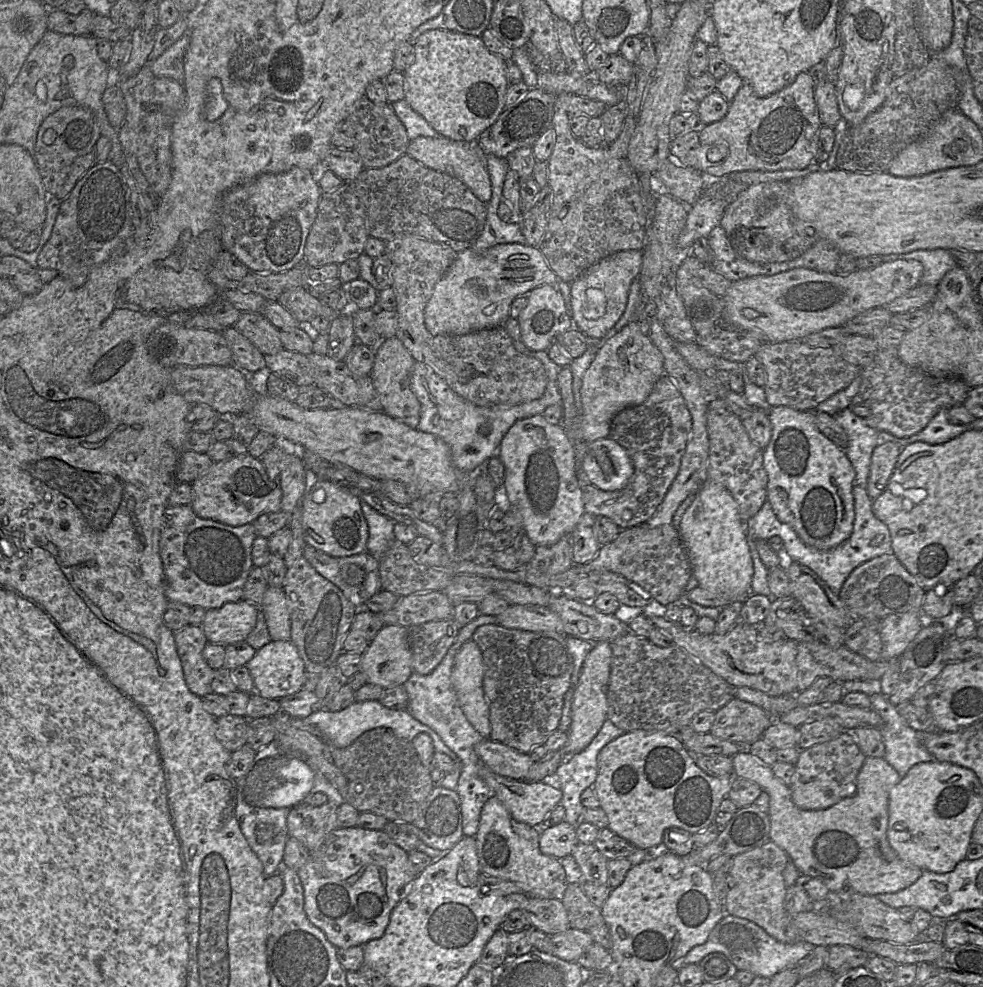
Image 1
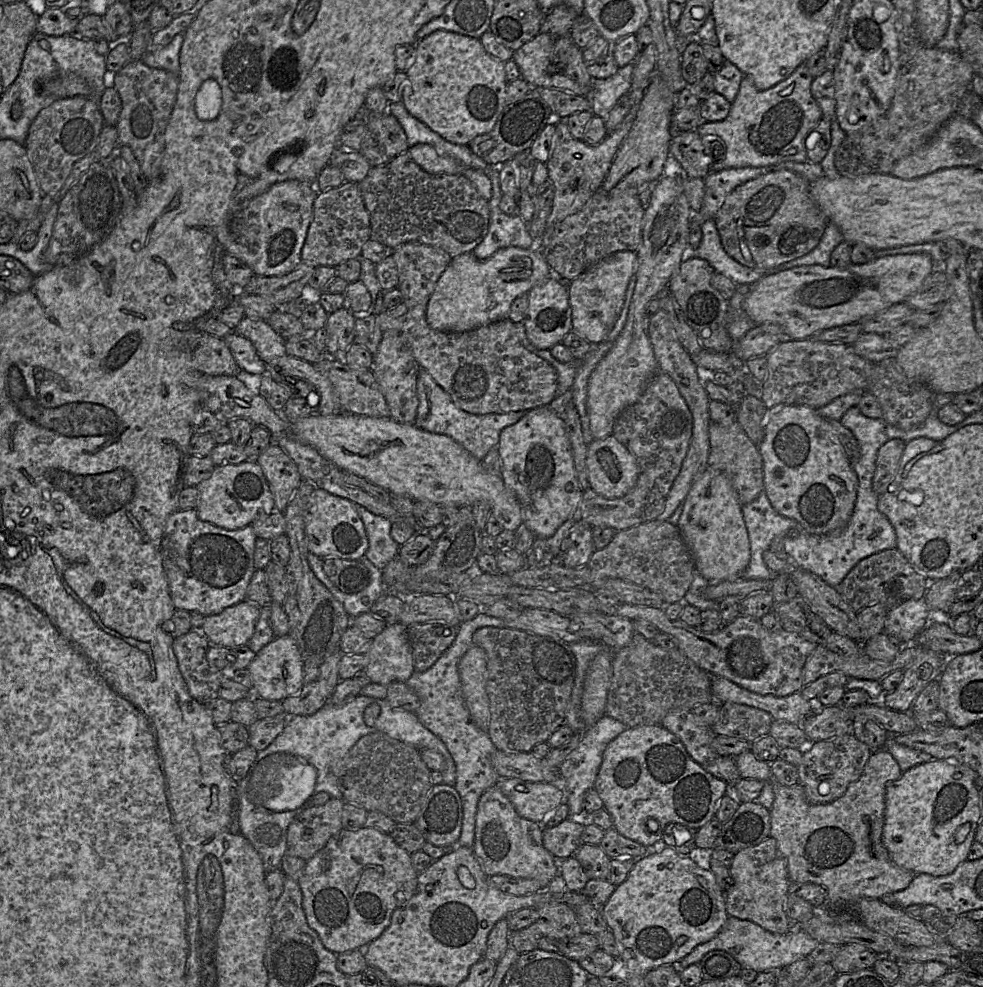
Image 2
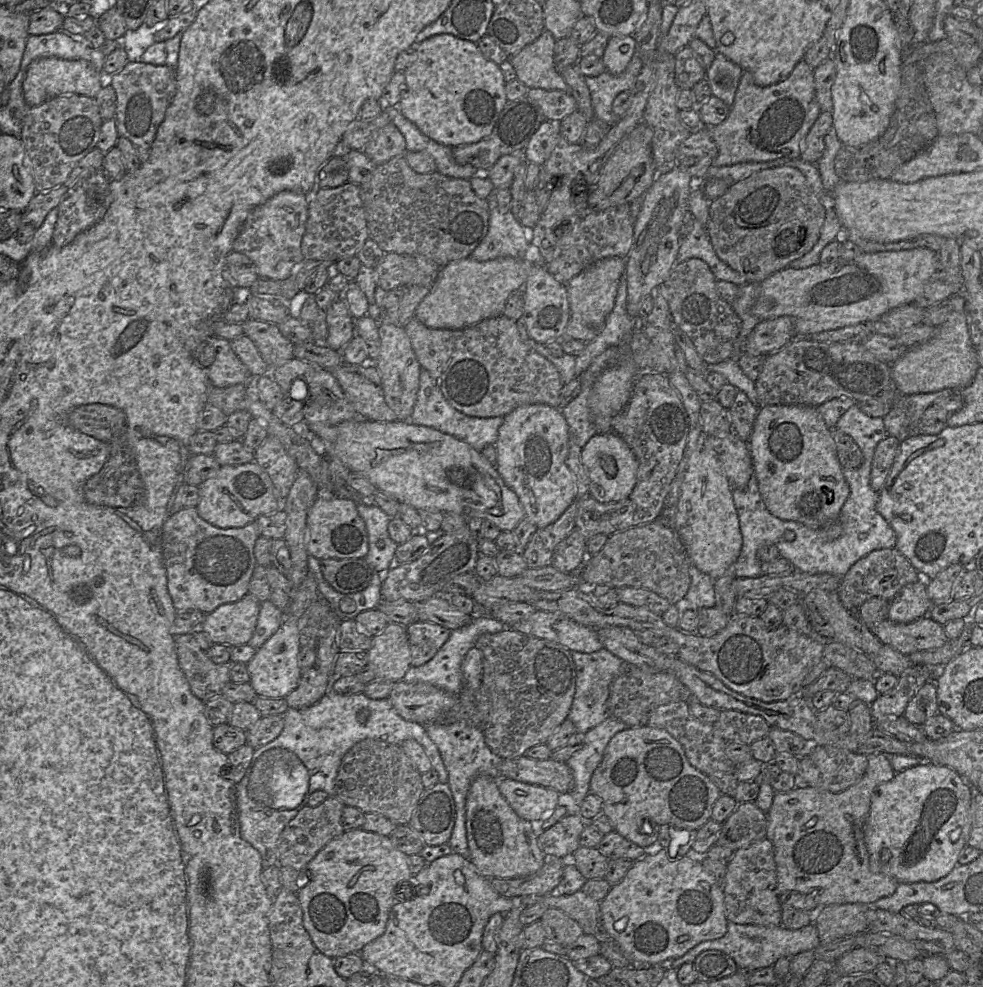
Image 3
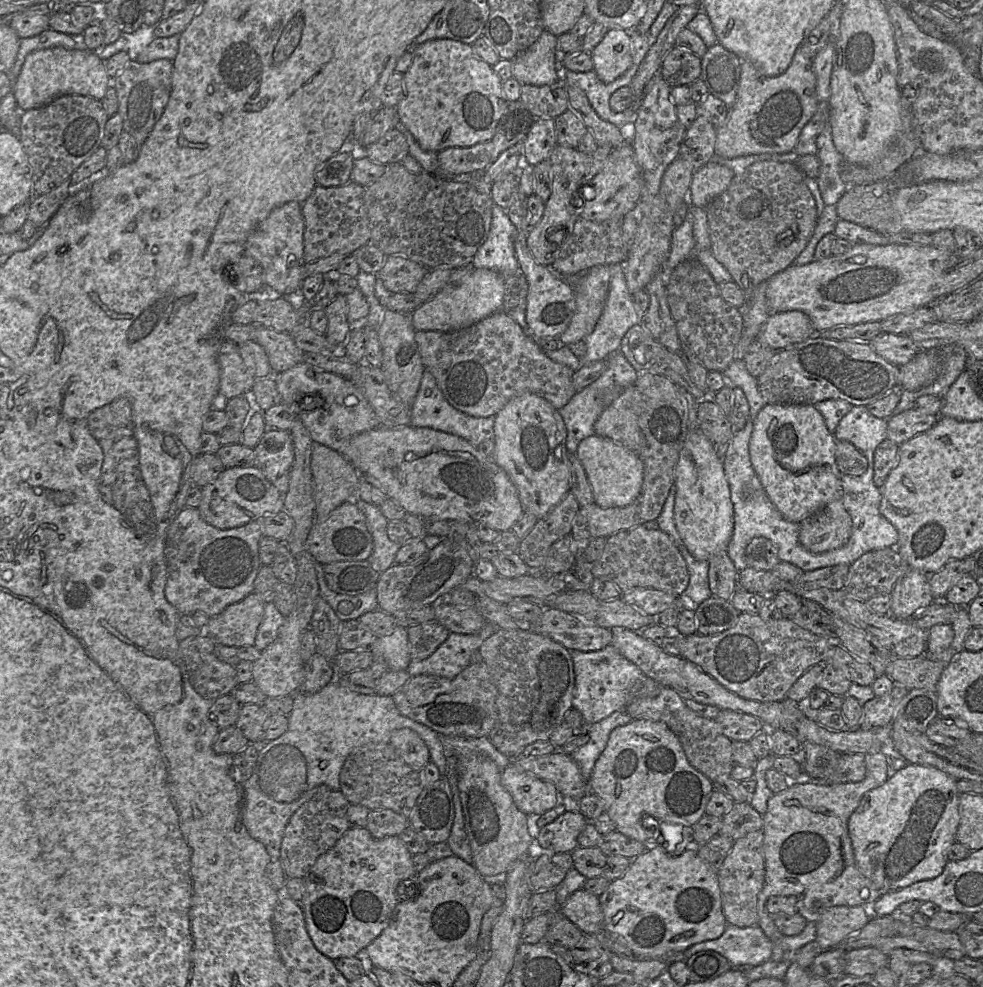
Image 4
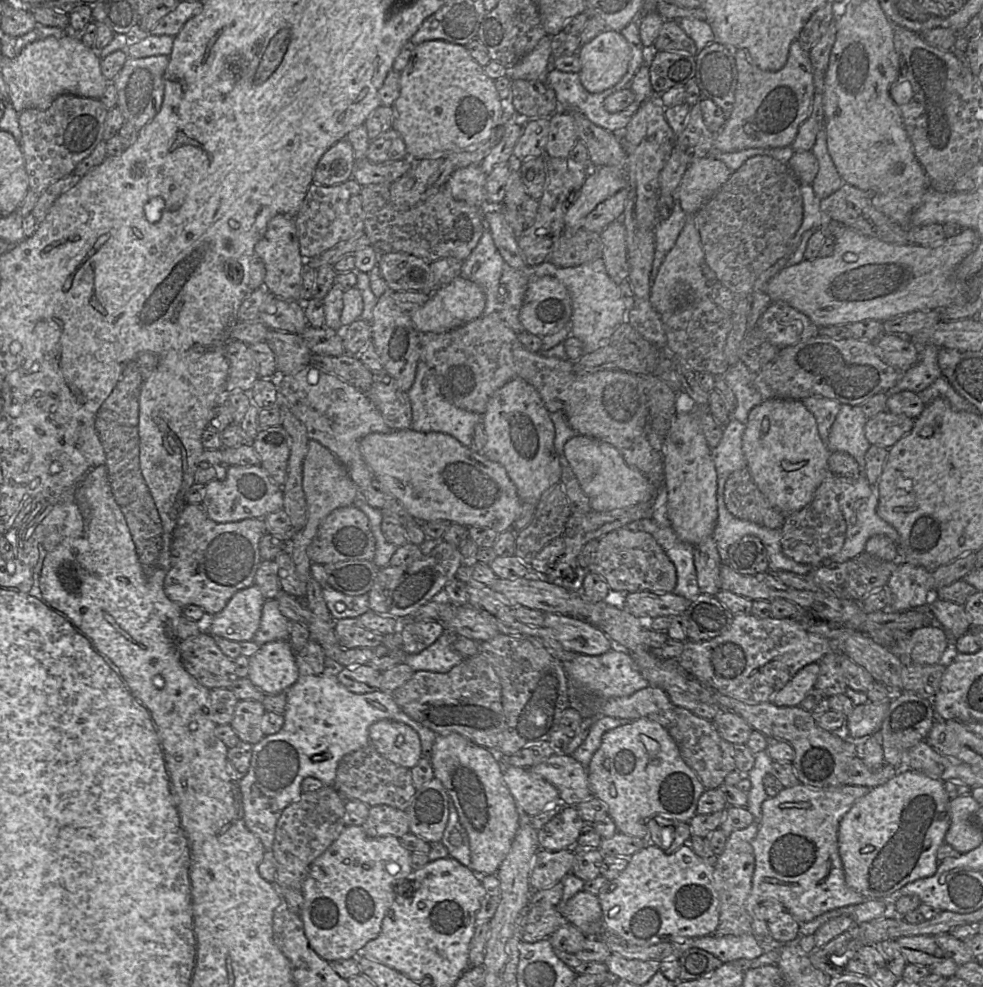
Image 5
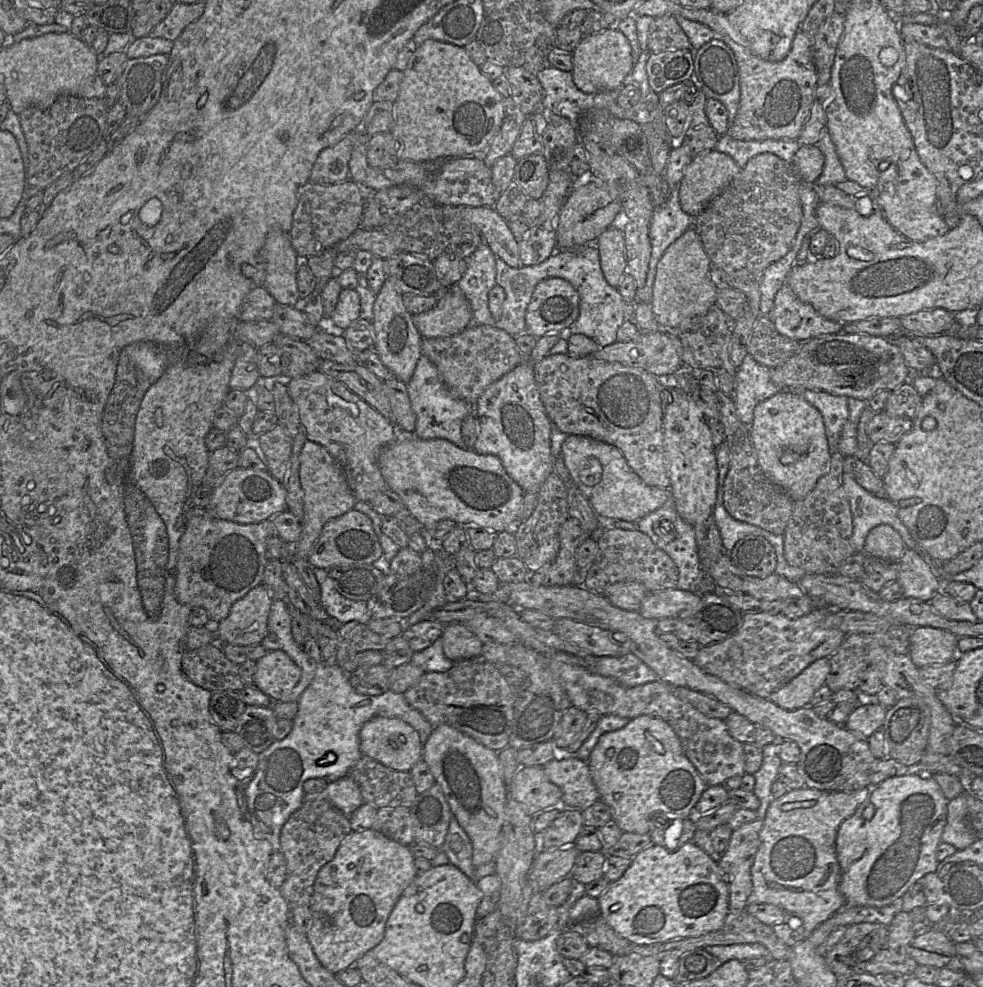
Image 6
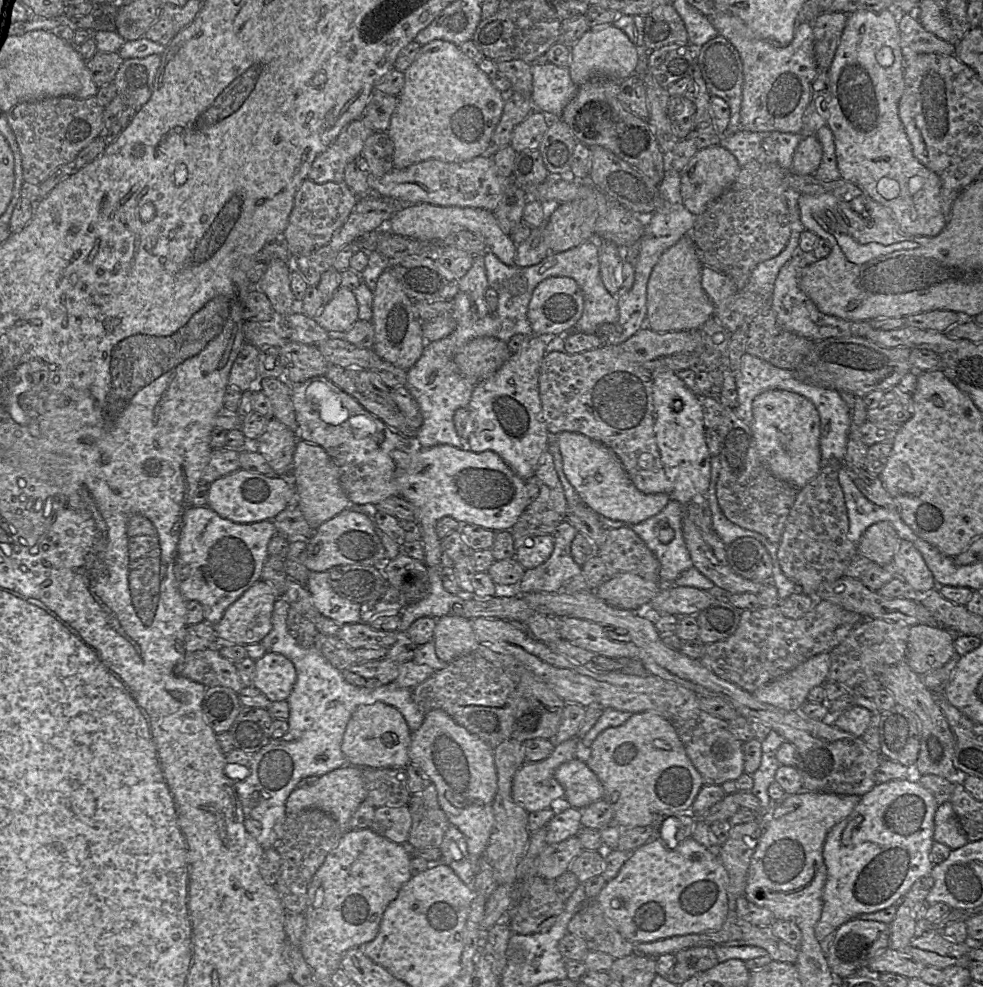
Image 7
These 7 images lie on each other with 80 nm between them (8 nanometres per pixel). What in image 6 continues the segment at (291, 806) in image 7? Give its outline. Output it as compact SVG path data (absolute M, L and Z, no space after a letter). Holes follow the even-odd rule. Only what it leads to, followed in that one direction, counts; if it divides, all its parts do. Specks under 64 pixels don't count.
M349 774L328 782L320 792L305 793L303 799L304 801L328 800L346 816L350 816L364 803L358 785Z

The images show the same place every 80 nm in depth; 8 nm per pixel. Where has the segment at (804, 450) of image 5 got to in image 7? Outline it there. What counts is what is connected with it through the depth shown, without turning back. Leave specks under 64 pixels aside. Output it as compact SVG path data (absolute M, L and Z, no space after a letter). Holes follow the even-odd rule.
M770 390L753 400L752 417L750 430L757 454L775 477L799 490L820 473L820 418L812 402L796 393Z

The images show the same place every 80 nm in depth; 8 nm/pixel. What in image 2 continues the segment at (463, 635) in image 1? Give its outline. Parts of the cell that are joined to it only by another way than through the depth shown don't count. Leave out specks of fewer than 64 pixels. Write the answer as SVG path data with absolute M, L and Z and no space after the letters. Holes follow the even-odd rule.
M479 612L473 619L461 622L458 632L451 646L426 671L414 671L406 685L415 692L420 700L420 706L415 711L420 723L437 736L446 746L456 766L456 780L454 787L462 802L462 830L459 845L473 848L475 837L476 813L480 797L493 786L497 786L501 777L492 765L492 758L496 747L491 742L486 731L481 730L471 720L461 690L461 680L458 665L467 652L474 645L473 634L481 627L492 626L505 628L505 621Z

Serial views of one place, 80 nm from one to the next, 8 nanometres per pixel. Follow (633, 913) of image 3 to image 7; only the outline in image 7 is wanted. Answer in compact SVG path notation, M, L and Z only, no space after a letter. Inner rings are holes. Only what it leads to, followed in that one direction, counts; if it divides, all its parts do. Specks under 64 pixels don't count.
M691 837L682 840L673 849L655 838L630 854L618 875L605 884L596 901L614 928L634 944L678 935L715 932L721 929L729 914L728 877L720 858Z

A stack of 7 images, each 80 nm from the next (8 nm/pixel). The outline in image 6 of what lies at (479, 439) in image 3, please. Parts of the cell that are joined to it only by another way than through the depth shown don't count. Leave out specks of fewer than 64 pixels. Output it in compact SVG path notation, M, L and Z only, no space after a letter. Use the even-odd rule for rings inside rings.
M421 354L419 357L406 388L411 408L416 416L414 435L417 438L423 440L441 438L452 442L462 450L472 450L462 438L461 425L467 416L474 415L474 405L463 399L453 397L447 391L437 368L426 356Z

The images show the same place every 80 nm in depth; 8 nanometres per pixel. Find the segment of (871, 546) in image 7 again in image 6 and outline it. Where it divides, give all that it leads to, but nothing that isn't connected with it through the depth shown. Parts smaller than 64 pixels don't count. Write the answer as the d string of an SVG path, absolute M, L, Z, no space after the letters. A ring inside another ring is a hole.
M878 525L865 539L863 552L874 559L894 564L902 557L907 546L900 534L890 525Z

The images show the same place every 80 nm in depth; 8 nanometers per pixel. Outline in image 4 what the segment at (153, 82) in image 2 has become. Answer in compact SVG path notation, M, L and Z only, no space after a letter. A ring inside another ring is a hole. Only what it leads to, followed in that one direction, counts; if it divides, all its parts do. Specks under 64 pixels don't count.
M159 59L148 63L130 60L124 69L112 79L118 98L118 113L123 119L123 130L141 146L160 119L168 103L172 87L173 62Z

